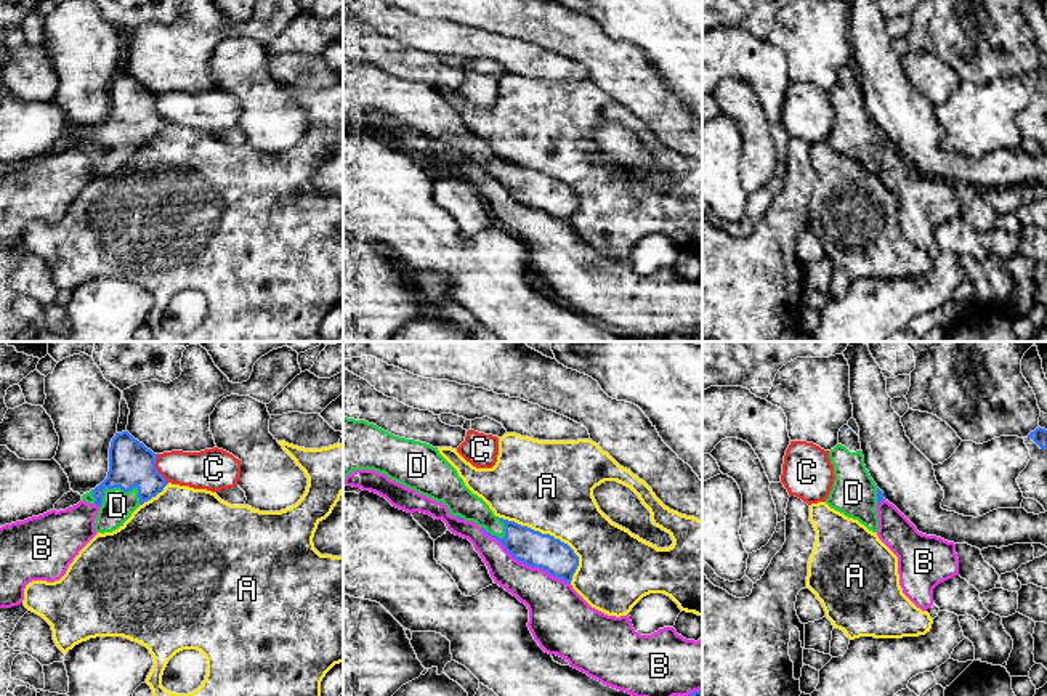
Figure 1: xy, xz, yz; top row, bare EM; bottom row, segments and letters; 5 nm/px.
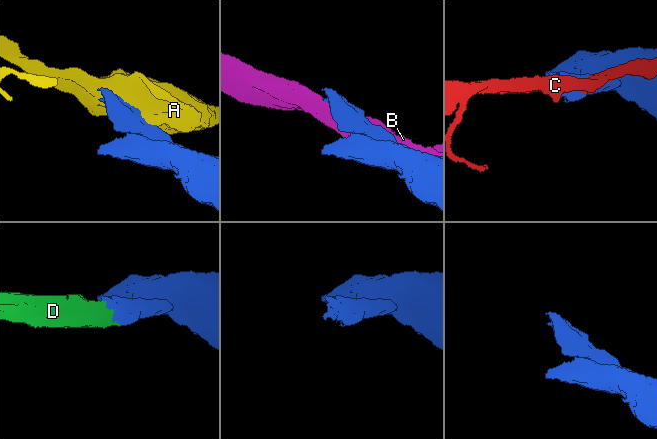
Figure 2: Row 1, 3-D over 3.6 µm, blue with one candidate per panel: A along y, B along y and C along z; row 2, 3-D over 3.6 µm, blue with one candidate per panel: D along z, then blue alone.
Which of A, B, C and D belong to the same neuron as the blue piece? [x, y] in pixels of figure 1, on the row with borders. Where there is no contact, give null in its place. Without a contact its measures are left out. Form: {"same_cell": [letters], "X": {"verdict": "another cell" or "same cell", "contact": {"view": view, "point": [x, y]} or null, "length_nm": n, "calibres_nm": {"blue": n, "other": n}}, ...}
{"same_cell": ["D"], "A": {"verdict": "another cell", "contact": {"view": "xz", "point": [552, 536]}, "length_nm": 500, "calibres_nm": {"blue": 180, "other": 460}}, "B": {"verdict": "another cell", "contact": {"view": "xz", "point": [525, 563]}, "length_nm": 550, "calibres_nm": {"blue": 180, "other": 240}}, "C": {"verdict": "another cell", "contact": {"view": "xy", "point": [156, 469]}, "length_nm": 160, "calibres_nm": {"blue": 220, "other": 190}}, "D": {"verdict": "same cell", "contact": {"view": "xy", "point": [113, 488]}, "length_nm": 220, "calibres_nm": {"blue": 220, "other": 160}}}

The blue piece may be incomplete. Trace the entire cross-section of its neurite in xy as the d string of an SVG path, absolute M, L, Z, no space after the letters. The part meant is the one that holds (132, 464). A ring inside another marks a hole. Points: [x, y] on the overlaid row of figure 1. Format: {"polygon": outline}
{"polygon": "M128 431L115 433L109 447L107 478L82 496L87 504L99 507L96 532L119 529L139 505L164 491L168 483L157 471L156 459L157 454Z"}

